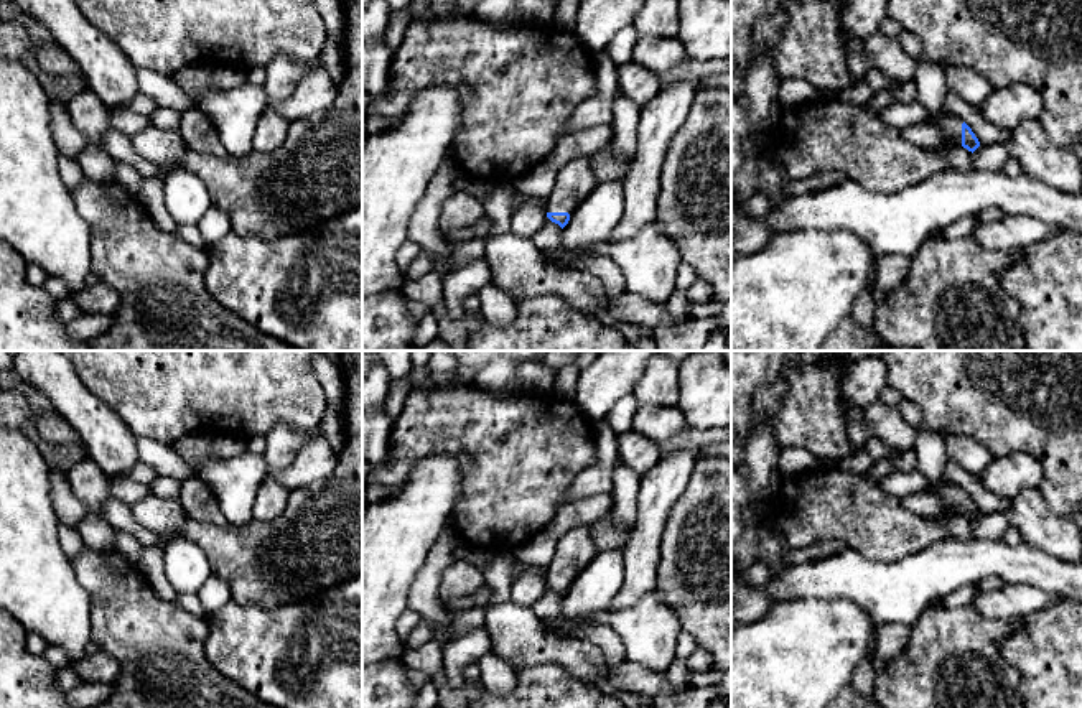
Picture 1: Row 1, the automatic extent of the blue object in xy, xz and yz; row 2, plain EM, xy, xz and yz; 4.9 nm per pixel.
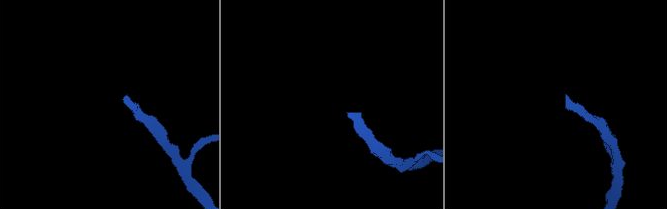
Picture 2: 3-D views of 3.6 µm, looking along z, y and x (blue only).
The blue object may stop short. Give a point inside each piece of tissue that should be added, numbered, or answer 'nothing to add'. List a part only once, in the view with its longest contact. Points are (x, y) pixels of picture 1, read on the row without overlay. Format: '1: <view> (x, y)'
1: xz (575, 550)

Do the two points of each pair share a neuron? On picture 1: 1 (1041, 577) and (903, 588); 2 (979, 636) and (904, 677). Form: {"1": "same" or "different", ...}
{"1": "same", "2": "same"}

